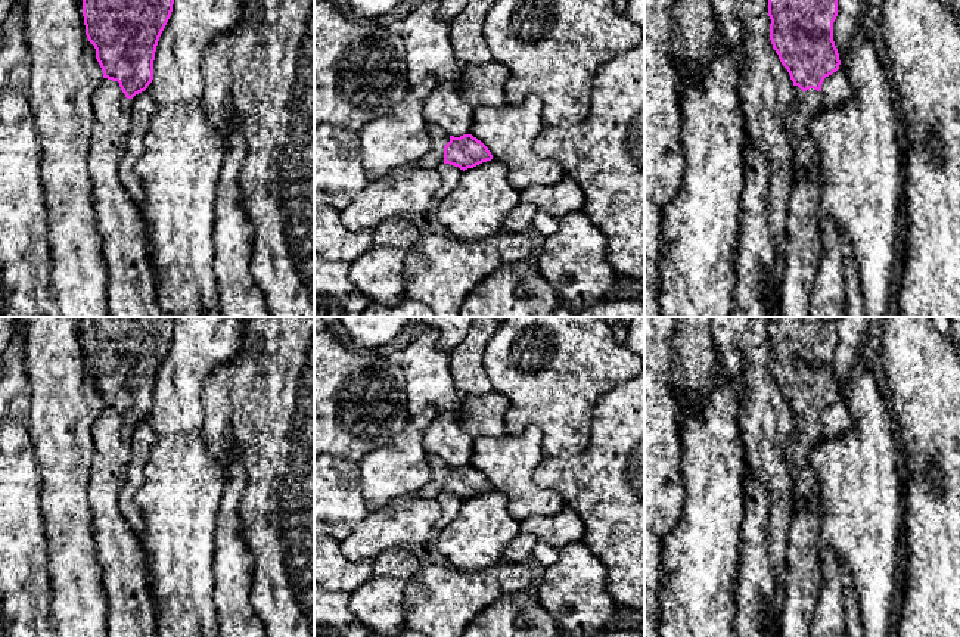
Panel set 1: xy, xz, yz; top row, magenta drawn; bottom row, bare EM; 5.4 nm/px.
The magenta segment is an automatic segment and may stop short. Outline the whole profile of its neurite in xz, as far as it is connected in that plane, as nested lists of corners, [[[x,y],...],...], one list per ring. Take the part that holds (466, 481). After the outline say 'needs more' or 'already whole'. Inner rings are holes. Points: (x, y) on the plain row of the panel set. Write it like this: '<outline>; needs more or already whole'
[[[432,454],[428,457],[428,466],[431,479],[417,492],[423,498],[438,500],[442,494],[450,494],[465,501],[493,490],[488,478],[472,464],[448,466],[441,457]]]; needs more

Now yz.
[[[768,317],[770,370],[782,395],[793,411],[793,428],[783,447],[786,467],[793,490],[804,497],[808,509],[793,512],[787,532],[785,603],[780,616],[780,637],[810,637],[815,615],[817,596],[823,577],[818,563],[818,537],[821,501],[817,476],[808,464],[808,456],[826,438],[821,414],[839,400],[839,383],[833,372],[833,352],[838,347],[835,317]]]; needs more

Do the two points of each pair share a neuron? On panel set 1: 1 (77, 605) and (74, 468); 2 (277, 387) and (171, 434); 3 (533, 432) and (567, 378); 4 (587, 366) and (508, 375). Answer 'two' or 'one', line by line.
1: one
2: two
3: two
4: one

